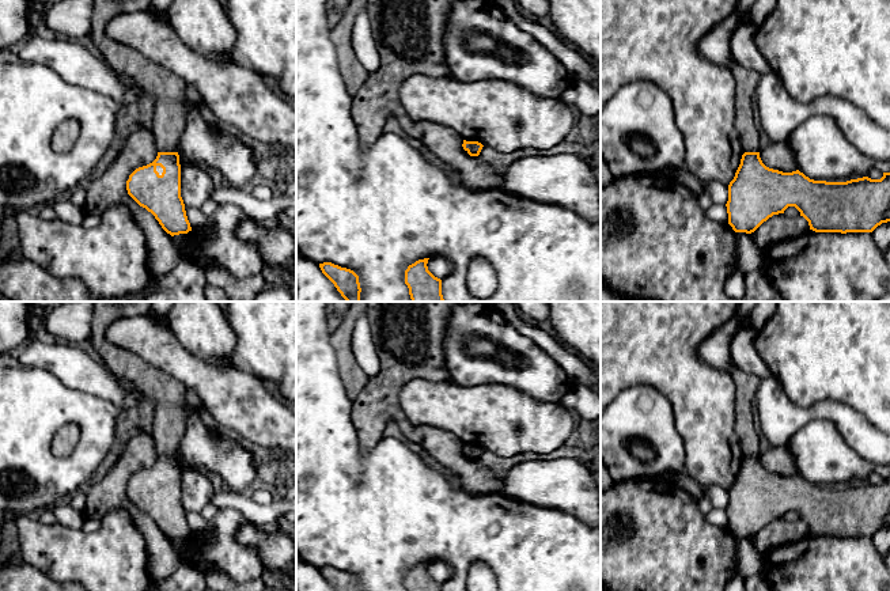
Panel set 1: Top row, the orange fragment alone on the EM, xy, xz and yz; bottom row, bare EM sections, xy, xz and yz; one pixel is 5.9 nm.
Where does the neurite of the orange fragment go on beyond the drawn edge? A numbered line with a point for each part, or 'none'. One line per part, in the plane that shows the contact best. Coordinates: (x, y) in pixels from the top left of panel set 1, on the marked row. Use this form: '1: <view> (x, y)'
1: xy (169, 91)

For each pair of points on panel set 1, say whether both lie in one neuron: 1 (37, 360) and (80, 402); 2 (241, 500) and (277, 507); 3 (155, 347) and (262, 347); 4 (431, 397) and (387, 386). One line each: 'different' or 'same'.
1: different
2: same
3: different
4: different

